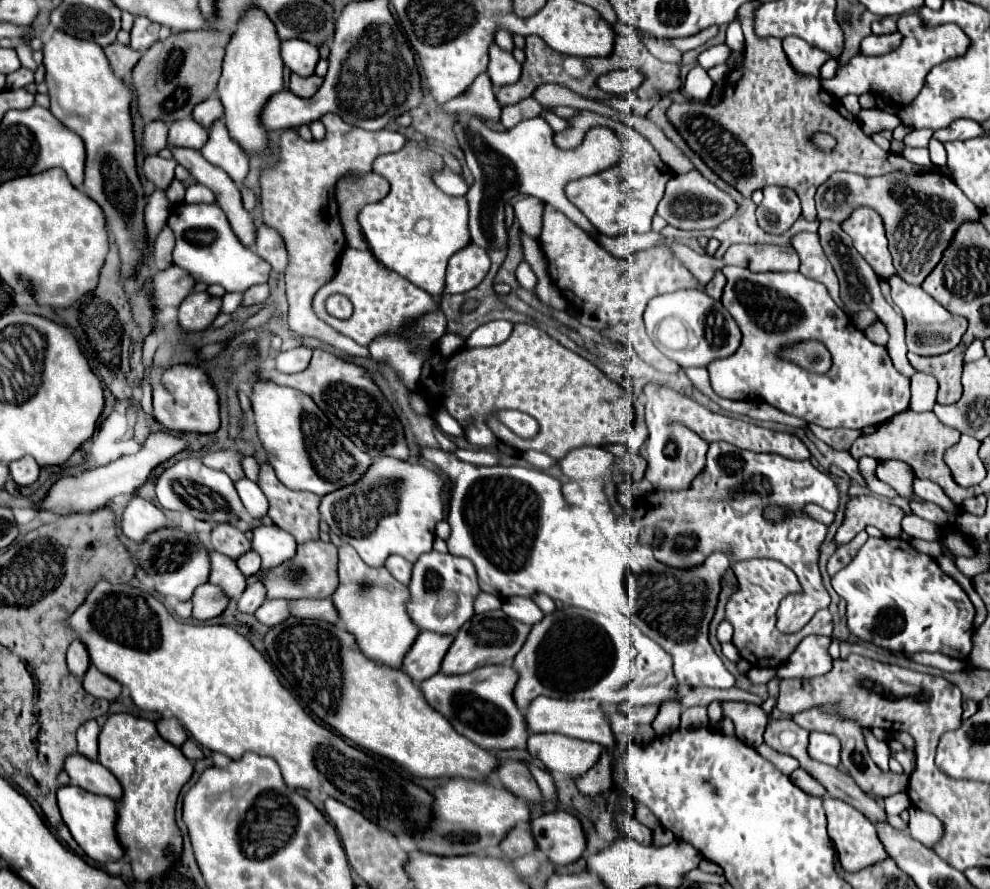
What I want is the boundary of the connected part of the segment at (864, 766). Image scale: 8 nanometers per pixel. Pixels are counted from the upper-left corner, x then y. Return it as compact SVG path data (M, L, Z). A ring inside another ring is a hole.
M817 707L813 709L807 709L807 711L801 711L801 713L795 713L791 717L797 725L801 725L803 729L807 731L825 731L825 733L833 733L839 737L841 741L841 763L843 767L847 769L847 773L855 779L855 783L865 791L865 793L871 793L875 797L889 797L893 793L899 793L899 791L905 791L907 789L907 775L905 773L893 773L893 771L881 771L873 759L869 757L869 751L867 751L867 745L865 745L865 737L863 737L863 729L859 723L855 723L855 719L843 719L839 715L831 715L831 713L825 713Z

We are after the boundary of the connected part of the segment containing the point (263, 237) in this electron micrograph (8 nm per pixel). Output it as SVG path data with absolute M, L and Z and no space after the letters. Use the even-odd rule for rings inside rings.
M267 225L257 227L257 239L255 239L255 245L251 247L251 251L255 251L259 257L263 257L267 263L271 263L273 271L283 273L287 269L287 249L285 249L281 235L275 229L271 229Z

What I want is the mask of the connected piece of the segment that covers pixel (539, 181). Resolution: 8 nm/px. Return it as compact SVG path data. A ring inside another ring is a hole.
M475 115L457 117L453 125L459 147L465 153L467 167L471 169L475 183L465 195L471 207L469 213L469 233L471 241L485 247L505 247L507 245L507 229L503 207L505 201L515 197L517 193L533 195L561 213L565 213L575 225L579 225L587 233L597 233L597 229L587 221L587 217L575 209L569 199L565 199L565 185L569 181L599 173L619 161L619 153L623 151L621 139L609 128L595 127L585 136L583 143L573 151L563 151L553 143L553 129L541 116L520 122L504 132L493 131L487 123Z

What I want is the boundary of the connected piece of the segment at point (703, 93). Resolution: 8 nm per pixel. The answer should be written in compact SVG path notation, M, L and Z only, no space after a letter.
M693 67L689 73L687 73L687 81L685 81L685 93L695 97L695 99L707 99L711 95L711 89L713 89L713 81L711 77L707 75L707 71L703 67Z

